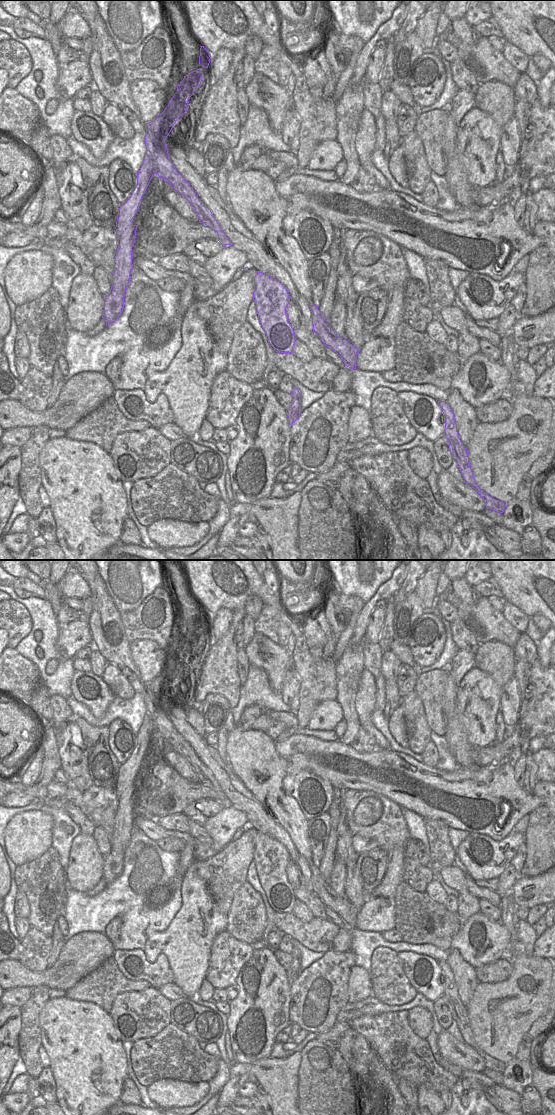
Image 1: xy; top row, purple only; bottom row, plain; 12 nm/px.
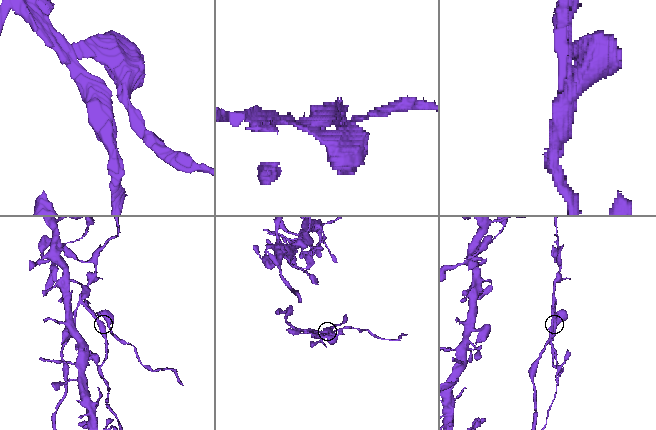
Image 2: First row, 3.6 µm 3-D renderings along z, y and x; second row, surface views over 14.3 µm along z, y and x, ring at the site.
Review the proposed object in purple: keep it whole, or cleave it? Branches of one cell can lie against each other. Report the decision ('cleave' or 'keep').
cleave

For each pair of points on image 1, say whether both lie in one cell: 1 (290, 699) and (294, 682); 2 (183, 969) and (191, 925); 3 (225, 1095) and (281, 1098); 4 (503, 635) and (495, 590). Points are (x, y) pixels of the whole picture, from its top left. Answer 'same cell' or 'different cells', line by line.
1: same cell
2: same cell
3: different cells
4: different cells

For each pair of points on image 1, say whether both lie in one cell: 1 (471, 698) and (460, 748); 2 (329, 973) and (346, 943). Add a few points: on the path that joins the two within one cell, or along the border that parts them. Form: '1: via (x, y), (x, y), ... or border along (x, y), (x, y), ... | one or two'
1: border along (456, 705), (467, 740), (478, 747) | two
2: border along (331, 949), (337, 952), (349, 951) | two

